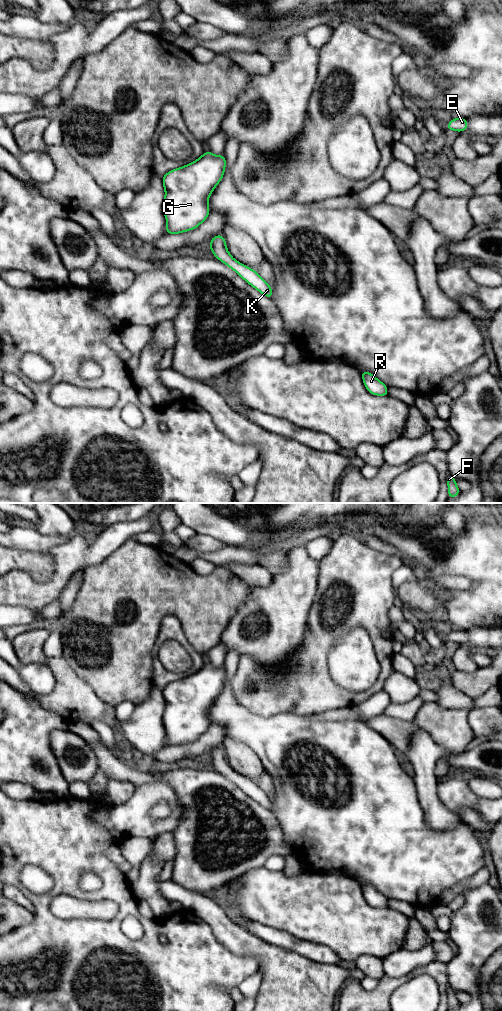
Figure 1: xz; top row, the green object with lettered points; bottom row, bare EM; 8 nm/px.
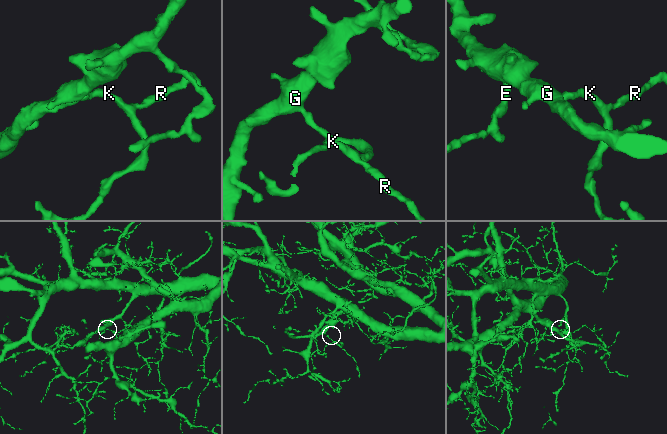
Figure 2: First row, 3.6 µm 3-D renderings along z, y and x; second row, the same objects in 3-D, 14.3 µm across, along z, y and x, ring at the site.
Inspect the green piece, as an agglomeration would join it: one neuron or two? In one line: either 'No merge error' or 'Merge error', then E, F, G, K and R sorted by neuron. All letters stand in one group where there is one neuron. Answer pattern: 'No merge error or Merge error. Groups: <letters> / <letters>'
No merge error. Groups: E F G K R

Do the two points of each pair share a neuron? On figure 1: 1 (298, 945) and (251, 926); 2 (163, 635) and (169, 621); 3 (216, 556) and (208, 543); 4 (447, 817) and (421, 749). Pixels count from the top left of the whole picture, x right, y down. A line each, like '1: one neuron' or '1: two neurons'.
1: one neuron
2: one neuron
3: two neurons
4: one neuron

